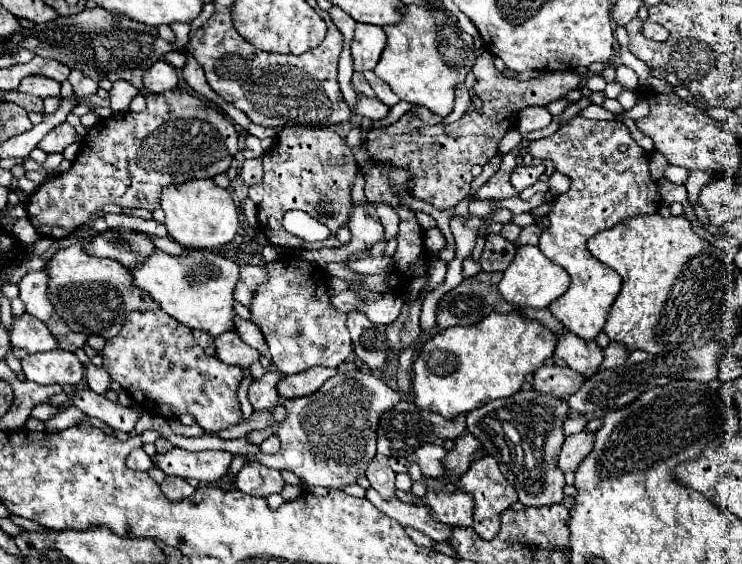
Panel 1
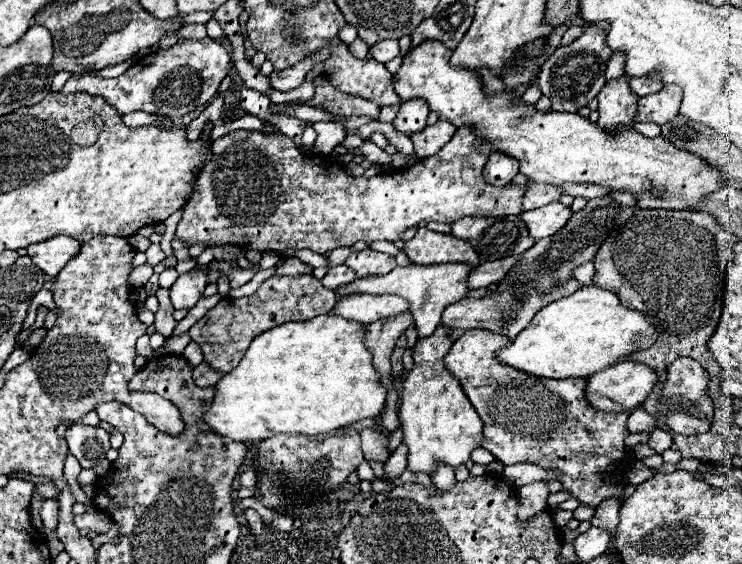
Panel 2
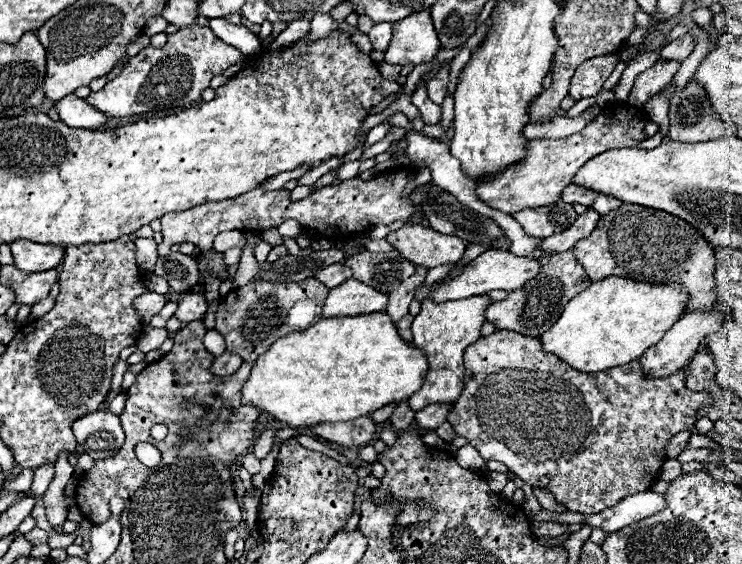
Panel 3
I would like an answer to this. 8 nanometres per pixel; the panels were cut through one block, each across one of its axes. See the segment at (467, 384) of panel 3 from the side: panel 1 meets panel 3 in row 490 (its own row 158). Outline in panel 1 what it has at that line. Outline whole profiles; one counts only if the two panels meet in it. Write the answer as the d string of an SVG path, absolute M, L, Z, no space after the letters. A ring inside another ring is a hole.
M582 116L572 118L568 124L564 124L556 134L536 140L530 144L530 154L534 158L550 158L554 162L554 168L562 174L566 174L572 180L572 186L566 194L558 196L556 200L552 200L552 212L548 214L550 226L542 232L540 236L540 250L556 264L560 264L572 278L572 284L568 288L568 292L564 296L560 296L558 300L554 300L548 308L554 314L556 320L560 320L572 334L576 334L578 338L590 342L594 340L608 318L608 312L622 288L622 278L616 270L604 266L600 260L596 260L588 248L586 242L588 238L592 238L594 234L602 232L604 228L612 228L616 226L622 218L630 218L630 216L646 216L646 214L654 214L660 208L660 192L656 182L650 178L648 172L648 160L644 160L644 150L632 140L630 130L616 120L610 122L602 122L602 120L588 120Z

